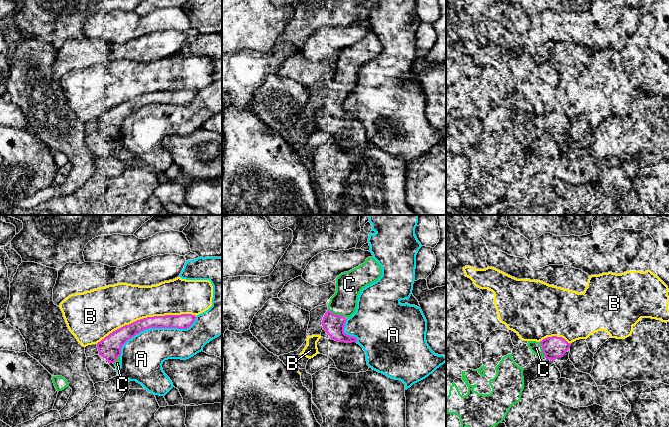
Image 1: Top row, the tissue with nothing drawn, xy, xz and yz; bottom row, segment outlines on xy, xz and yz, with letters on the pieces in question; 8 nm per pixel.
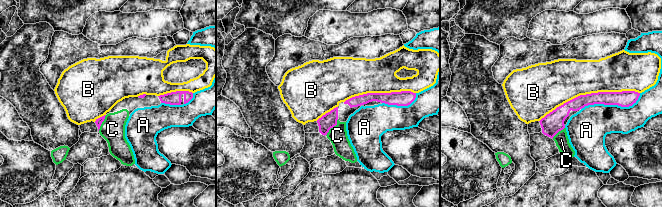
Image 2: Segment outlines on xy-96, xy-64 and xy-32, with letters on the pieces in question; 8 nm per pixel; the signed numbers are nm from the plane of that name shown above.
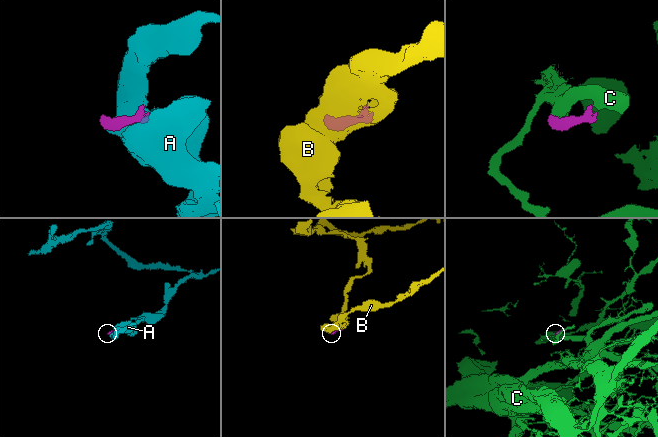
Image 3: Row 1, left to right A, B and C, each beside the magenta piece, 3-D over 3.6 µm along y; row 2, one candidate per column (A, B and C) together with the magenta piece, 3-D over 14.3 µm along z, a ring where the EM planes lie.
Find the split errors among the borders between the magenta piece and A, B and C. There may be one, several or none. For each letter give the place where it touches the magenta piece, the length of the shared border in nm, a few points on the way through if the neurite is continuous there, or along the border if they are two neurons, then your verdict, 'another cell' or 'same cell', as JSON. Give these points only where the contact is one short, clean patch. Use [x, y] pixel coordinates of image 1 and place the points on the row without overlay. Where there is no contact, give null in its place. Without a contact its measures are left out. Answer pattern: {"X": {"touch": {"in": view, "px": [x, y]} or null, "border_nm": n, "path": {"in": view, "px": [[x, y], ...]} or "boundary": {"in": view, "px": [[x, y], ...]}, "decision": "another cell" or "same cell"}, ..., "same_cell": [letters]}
{"A": {"touch": {"in": "xy", "px": [155, 103]}, "border_nm": 700, "decision": "another cell"}, "B": {"touch": {"in": "xy", "px": [145, 94]}, "border_nm": 850, "decision": "another cell"}, "C": {"touch": {"in": "xz", "px": [336, 90]}, "border_nm": 150, "decision": "same cell"}, "same_cell": ["C"]}

